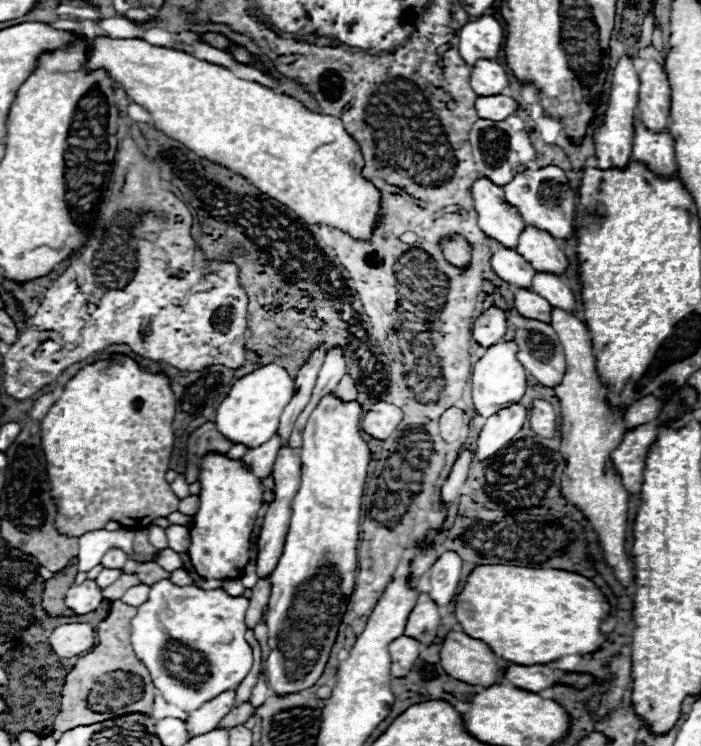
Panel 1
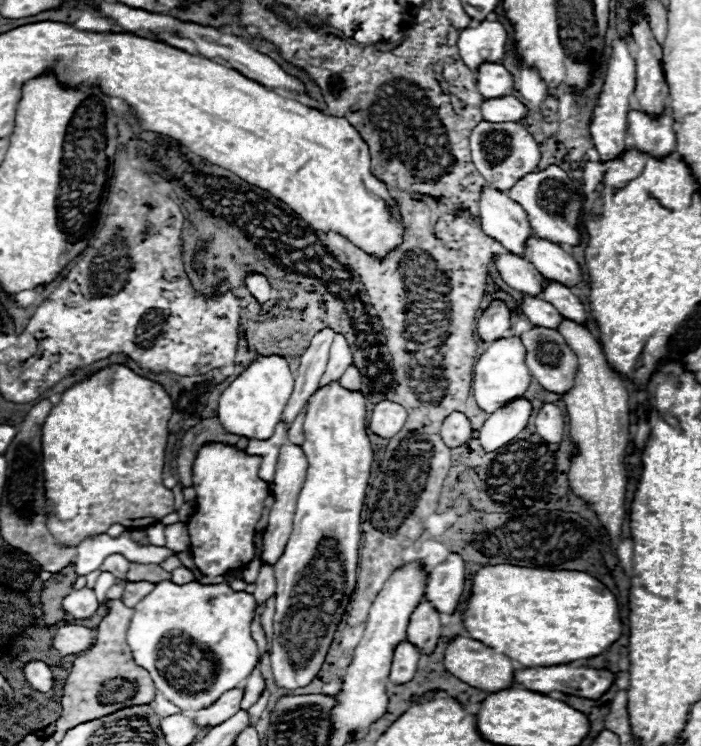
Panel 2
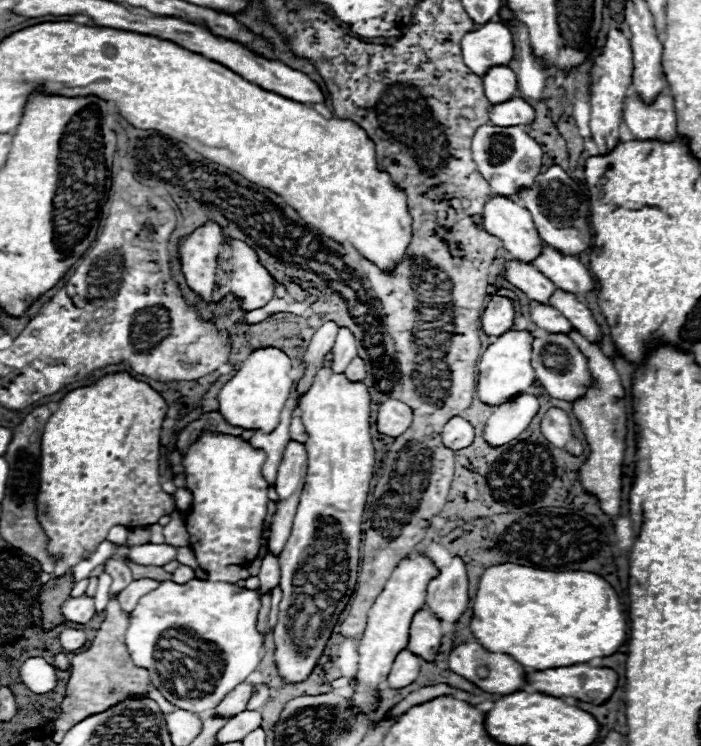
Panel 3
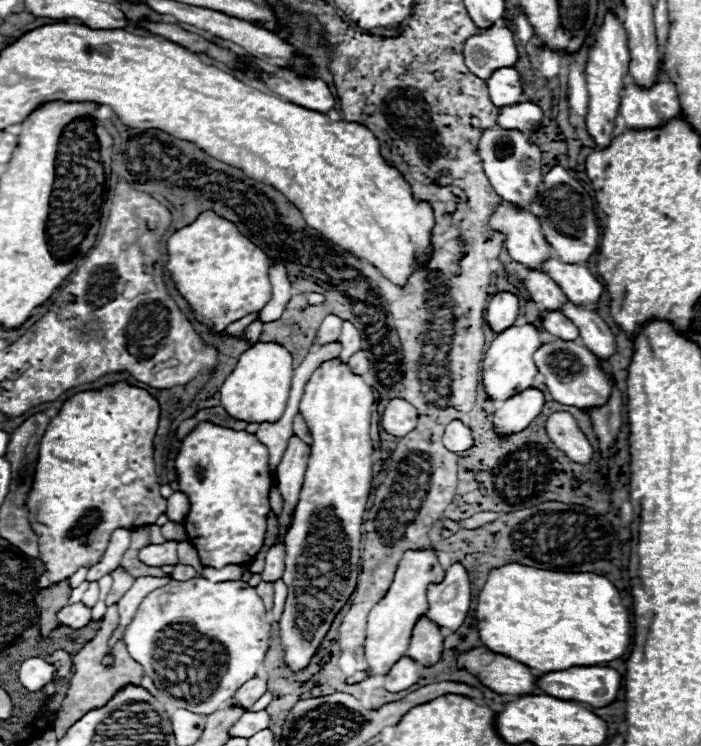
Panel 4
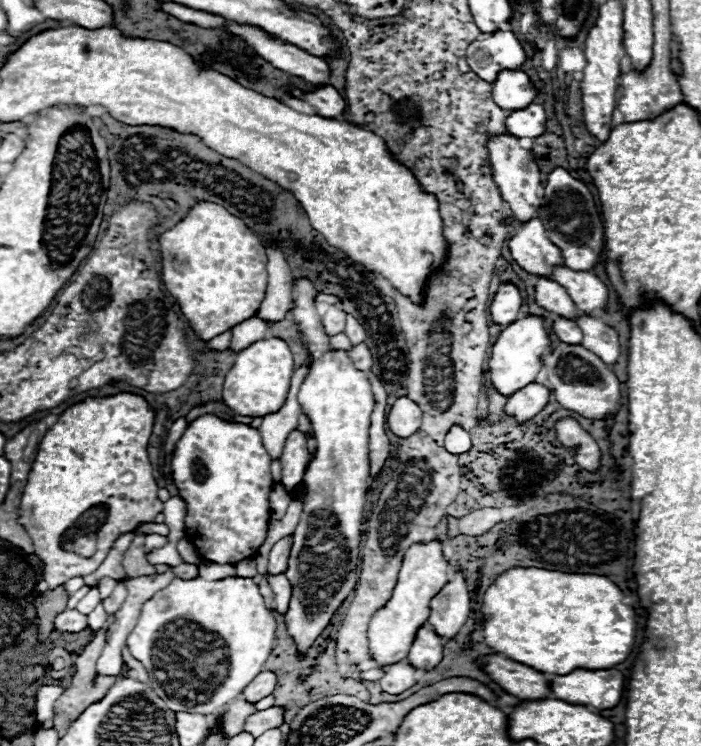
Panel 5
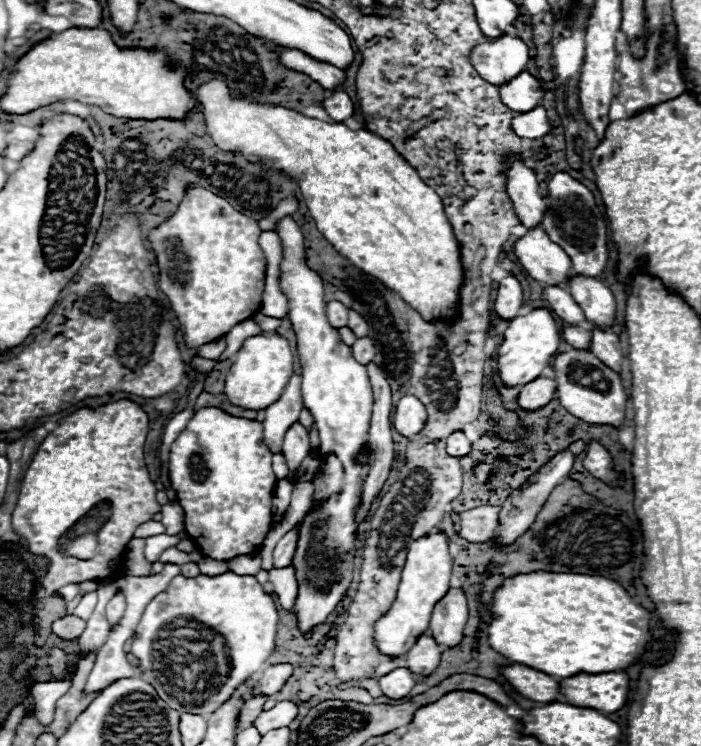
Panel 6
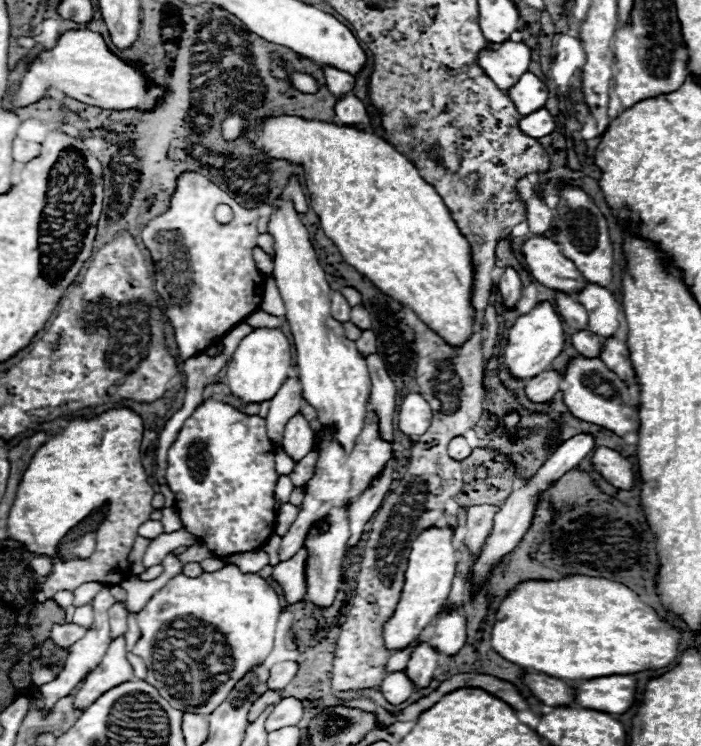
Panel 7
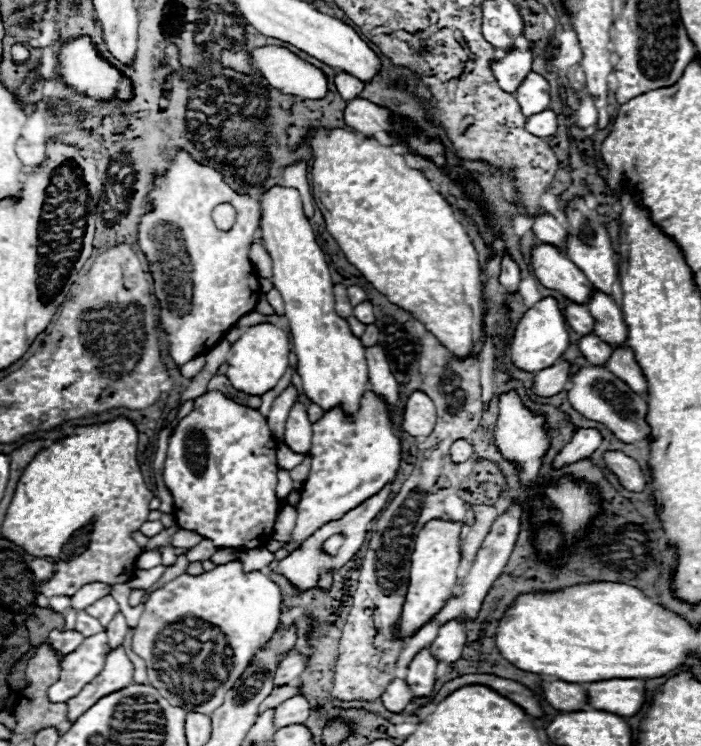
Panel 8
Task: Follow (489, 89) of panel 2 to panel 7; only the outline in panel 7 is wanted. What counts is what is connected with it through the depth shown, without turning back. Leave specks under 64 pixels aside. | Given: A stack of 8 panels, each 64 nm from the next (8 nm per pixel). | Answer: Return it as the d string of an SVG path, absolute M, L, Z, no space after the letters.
M526 72L522 80L518 80L518 84L508 90L508 96L518 106L518 112L526 116L538 108L544 108L548 100L548 86L536 74Z

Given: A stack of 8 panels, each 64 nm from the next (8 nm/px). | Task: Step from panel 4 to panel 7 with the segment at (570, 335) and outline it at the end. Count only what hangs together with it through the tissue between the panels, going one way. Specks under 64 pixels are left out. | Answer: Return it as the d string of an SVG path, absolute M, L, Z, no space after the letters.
M580 330L572 334L572 344L574 348L582 354L582 356L590 356L590 358L600 358L602 352L602 338L596 336L590 330Z

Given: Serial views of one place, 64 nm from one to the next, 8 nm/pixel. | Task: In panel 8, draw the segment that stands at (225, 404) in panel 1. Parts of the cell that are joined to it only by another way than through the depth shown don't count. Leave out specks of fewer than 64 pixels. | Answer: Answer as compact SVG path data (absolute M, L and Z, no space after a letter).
M270 322L248 326L230 348L226 376L236 390L262 396L262 392L268 392L270 388L274 388L278 380L284 376L288 368L288 354L290 354L290 340L282 328Z

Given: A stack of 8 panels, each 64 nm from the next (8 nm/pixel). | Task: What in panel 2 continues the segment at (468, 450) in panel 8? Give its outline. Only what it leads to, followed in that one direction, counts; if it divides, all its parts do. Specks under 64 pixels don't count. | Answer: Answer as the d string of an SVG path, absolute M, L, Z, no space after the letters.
M452 412L440 430L440 436L448 448L464 446L472 438L472 426L462 412Z

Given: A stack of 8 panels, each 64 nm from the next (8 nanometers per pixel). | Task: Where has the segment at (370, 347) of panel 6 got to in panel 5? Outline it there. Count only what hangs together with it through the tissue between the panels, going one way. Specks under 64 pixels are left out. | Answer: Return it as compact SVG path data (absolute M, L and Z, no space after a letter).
M366 344L354 346L354 348L350 350L350 358L352 358L354 366L360 368L360 370L364 370L364 372L368 372L370 366L372 366L372 354L370 354L370 348L368 348Z

